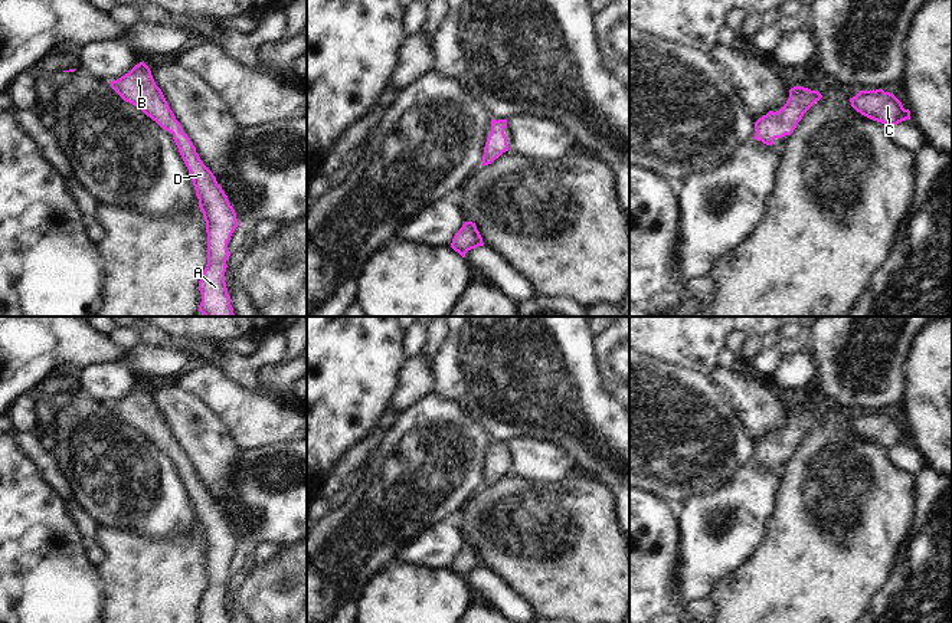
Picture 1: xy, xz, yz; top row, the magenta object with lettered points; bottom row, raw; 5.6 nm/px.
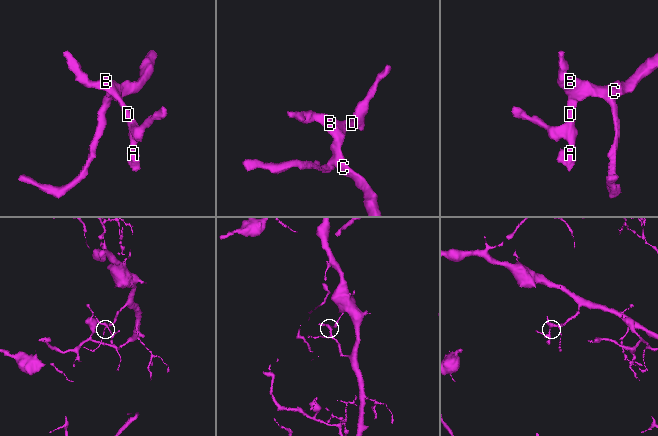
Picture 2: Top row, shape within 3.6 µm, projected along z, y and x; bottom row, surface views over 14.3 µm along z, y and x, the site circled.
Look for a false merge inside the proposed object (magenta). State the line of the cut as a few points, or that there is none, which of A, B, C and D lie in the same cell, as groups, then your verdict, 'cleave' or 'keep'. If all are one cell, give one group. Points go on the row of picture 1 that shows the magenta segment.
no cut | A B C D | keep

